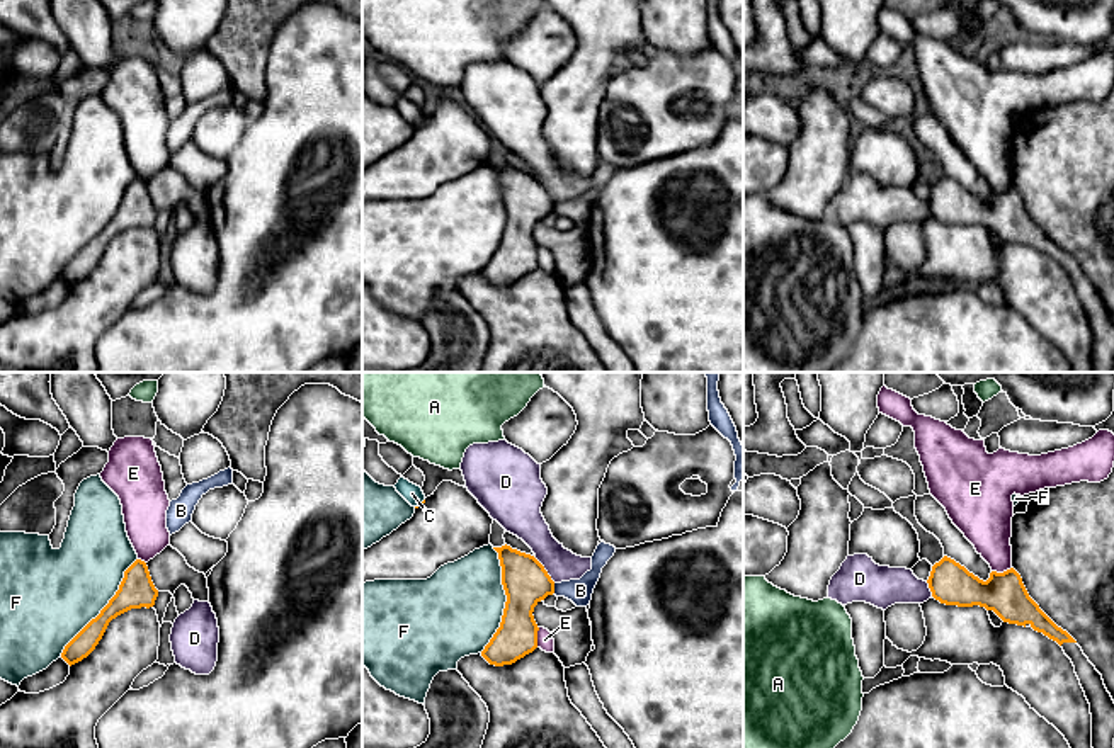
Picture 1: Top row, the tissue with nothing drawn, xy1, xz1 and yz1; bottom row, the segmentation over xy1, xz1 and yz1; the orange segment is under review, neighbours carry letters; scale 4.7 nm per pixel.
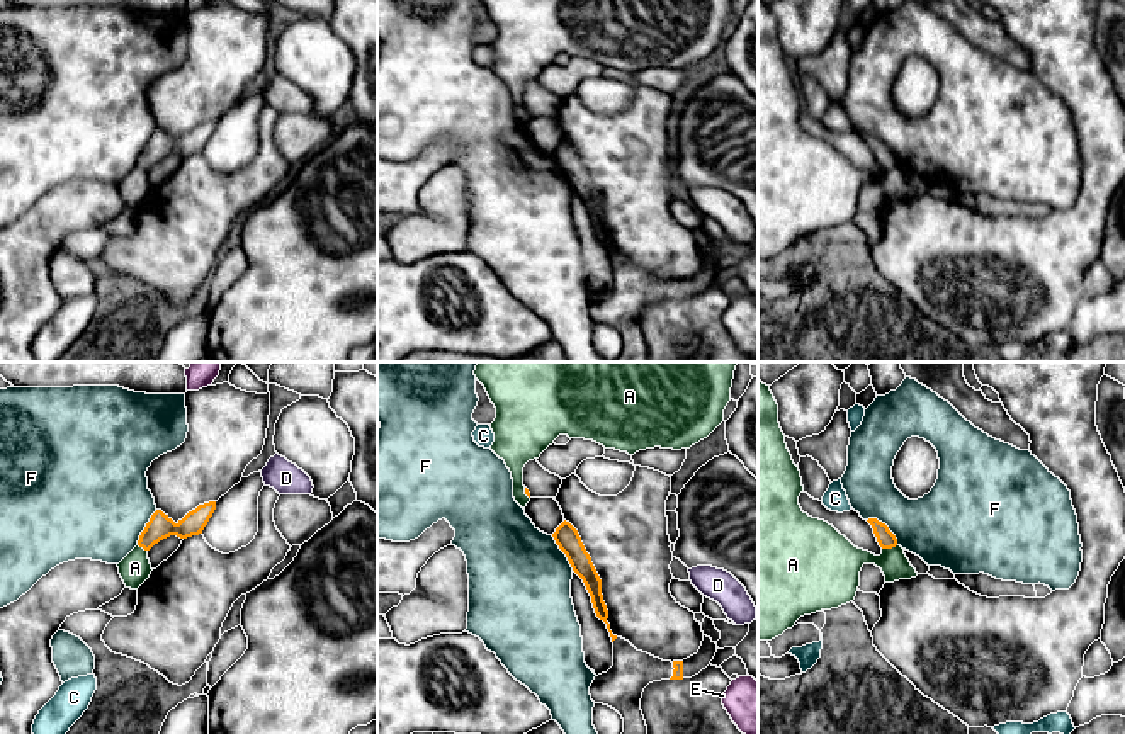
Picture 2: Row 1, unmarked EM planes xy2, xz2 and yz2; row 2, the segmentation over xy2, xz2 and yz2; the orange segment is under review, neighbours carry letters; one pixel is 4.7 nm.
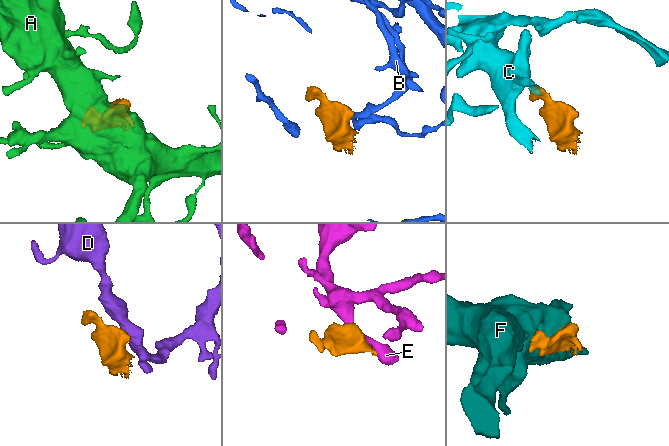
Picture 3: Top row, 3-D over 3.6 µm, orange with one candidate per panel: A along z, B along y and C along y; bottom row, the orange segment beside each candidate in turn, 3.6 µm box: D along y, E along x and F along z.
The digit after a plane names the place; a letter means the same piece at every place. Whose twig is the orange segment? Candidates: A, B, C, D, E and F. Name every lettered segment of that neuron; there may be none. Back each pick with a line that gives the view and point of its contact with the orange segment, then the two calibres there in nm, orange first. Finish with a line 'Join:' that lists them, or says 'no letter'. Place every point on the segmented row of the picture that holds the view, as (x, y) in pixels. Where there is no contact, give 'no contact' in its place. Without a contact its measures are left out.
Join: no letter

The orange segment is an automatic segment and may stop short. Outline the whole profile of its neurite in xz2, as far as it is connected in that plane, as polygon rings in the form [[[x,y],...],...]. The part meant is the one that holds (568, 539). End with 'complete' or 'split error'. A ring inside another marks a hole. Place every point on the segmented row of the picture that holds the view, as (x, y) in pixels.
[[[564,520],[564,522],[556,528],[556,532],[552,534],[552,537],[554,537],[556,544],[559,545],[559,549],[566,554],[566,557],[568,557],[568,561],[569,561],[573,571],[583,579],[583,583],[585,583],[585,586],[586,586],[586,590],[588,590],[588,593],[590,593],[590,596],[591,596],[591,603],[593,603],[595,613],[596,613],[596,617],[598,617],[600,620],[603,620],[603,622],[607,624],[607,629],[608,629],[610,637],[612,637],[612,642],[613,642],[613,666],[612,666],[607,673],[602,673],[602,675],[595,676],[595,680],[593,680],[593,683],[591,683],[591,686],[590,686],[591,700],[593,700],[595,703],[608,705],[608,707],[615,709],[615,710],[622,715],[622,719],[624,719],[624,732],[622,732],[622,734],[647,734],[647,726],[646,726],[646,720],[644,720],[644,715],[642,715],[642,710],[641,710],[641,698],[642,698],[644,688],[646,688],[649,683],[653,683],[653,681],[661,681],[661,680],[683,680],[683,678],[692,678],[692,676],[698,675],[698,673],[700,673],[702,669],[705,669],[705,668],[710,664],[710,661],[714,659],[714,656],[715,656],[715,652],[717,652],[717,644],[715,644],[710,637],[704,635],[702,646],[700,646],[700,649],[698,649],[697,654],[693,654],[693,656],[690,656],[690,658],[687,658],[687,659],[683,659],[683,661],[673,661],[673,663],[671,663],[671,661],[663,661],[663,659],[659,659],[659,658],[654,658],[654,656],[651,656],[651,654],[647,654],[647,652],[637,651],[629,641],[613,635],[612,630],[610,630],[610,624],[607,622],[607,618],[608,618],[608,610],[607,610],[607,605],[605,605],[603,595],[602,595],[602,579],[600,579],[600,576],[598,576],[598,573],[596,573],[593,562],[591,562],[590,554],[586,552],[586,549],[585,549],[585,545],[583,545],[583,542],[581,542],[581,537],[579,537],[578,530],[576,530],[569,522]]] | split error

